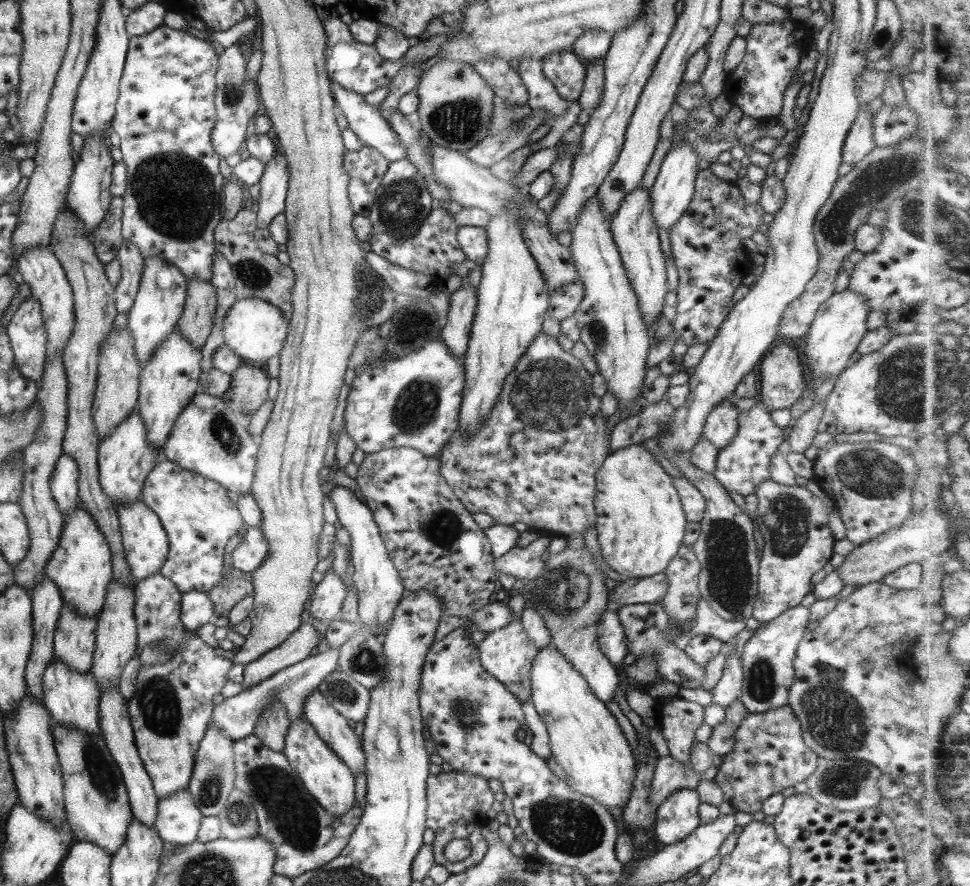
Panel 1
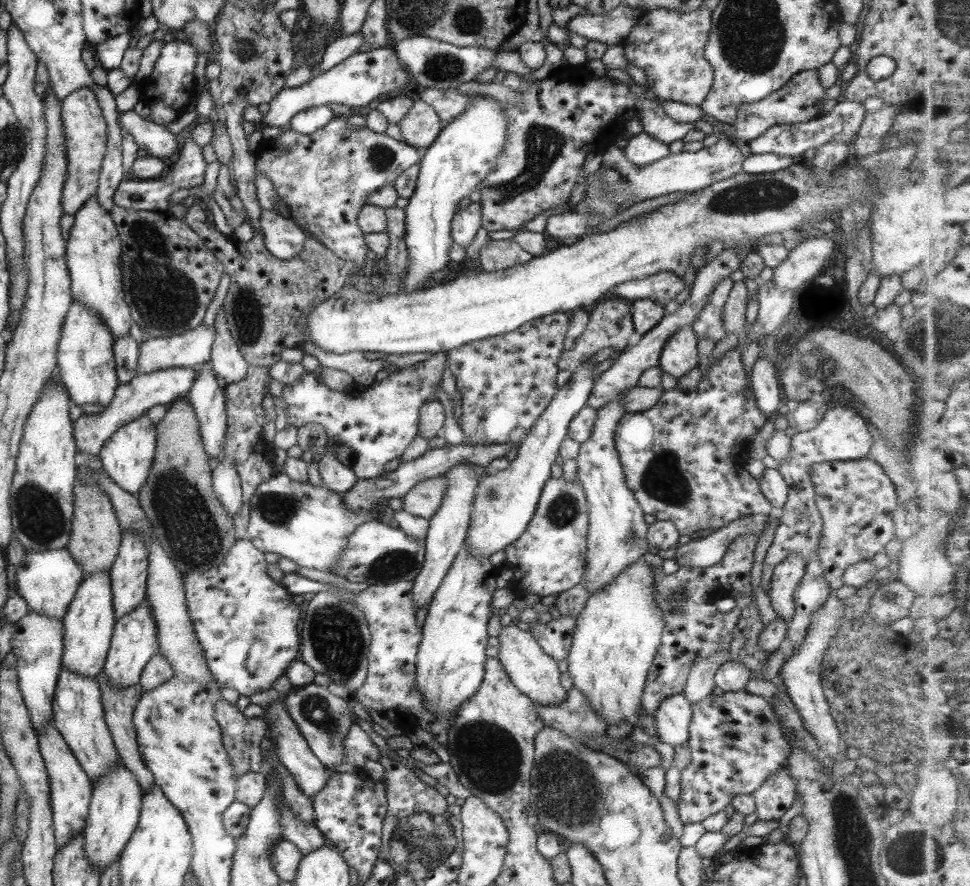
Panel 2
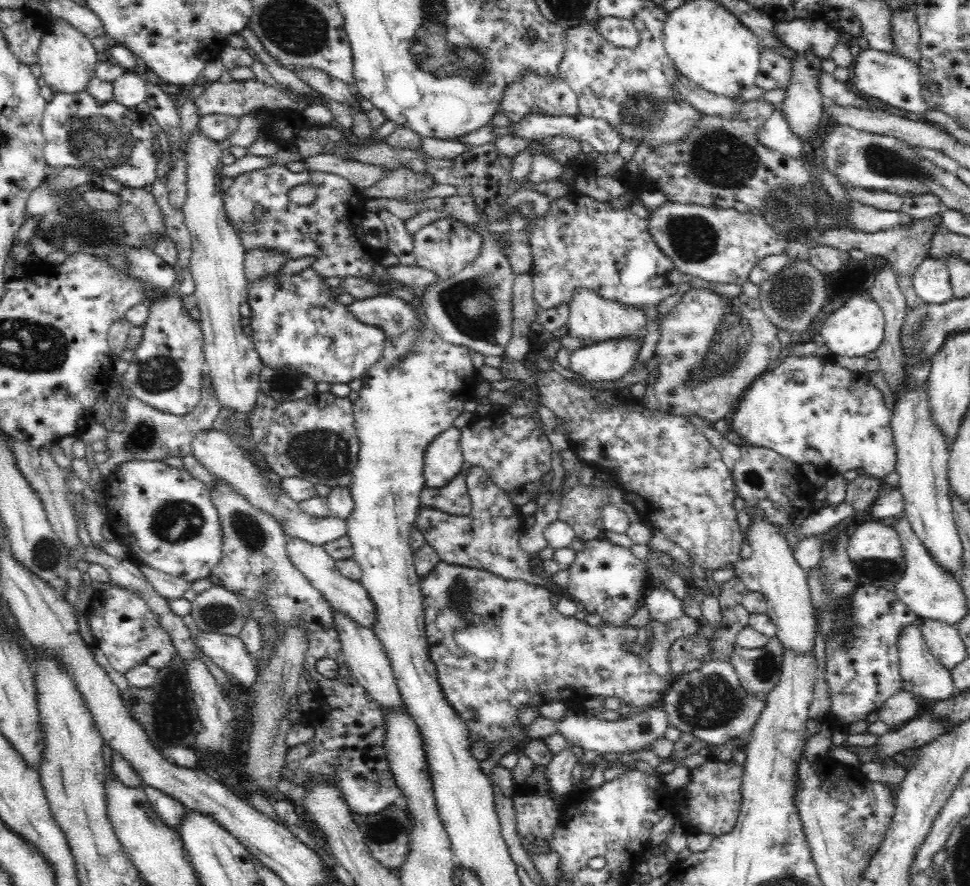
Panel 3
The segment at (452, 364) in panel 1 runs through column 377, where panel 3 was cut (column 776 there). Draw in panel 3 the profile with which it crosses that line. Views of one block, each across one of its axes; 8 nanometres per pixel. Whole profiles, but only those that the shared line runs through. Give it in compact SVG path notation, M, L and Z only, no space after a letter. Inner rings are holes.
M810 354L810 356L786 356L782 358L782 362L777 364L767 372L764 372L759 378L752 382L751 386L744 391L743 396L739 399L739 403L733 409L728 417L729 431L736 434L738 438L742 438L746 446L766 447L779 452L782 456L789 458L796 465L812 464L816 467L818 473L825 477L832 475L840 475L850 470L857 470L861 474L870 477L884 479L890 473L895 472L895 446L892 438L892 429L890 426L891 410L886 406L884 394L863 373L852 372L848 368L844 368L834 359L818 354Z

